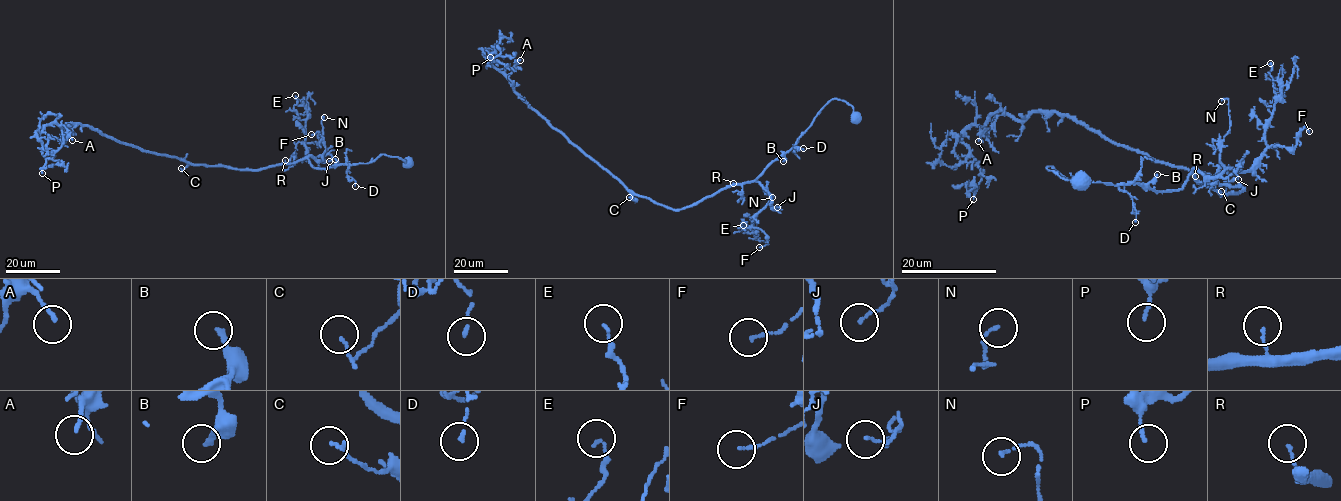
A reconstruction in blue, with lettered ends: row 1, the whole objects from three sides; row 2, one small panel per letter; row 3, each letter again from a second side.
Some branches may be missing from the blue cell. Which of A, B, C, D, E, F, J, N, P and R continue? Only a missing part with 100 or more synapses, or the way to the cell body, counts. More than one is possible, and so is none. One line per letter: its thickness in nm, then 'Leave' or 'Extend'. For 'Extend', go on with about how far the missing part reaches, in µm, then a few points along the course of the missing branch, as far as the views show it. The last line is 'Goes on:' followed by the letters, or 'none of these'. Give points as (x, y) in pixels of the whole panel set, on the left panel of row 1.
A: Thickness 140 nm. Leave
B: Thickness 190 nm. Leave
C: Thickness 80 nm. Leave
D: Thickness 120 nm. Leave
E: Thickness 110 nm. Leave
F: Thickness 120 nm. Leave
J: Thickness 100 nm. Leave
N: Thickness 120 nm. Leave
P: Thickness 120 nm. Leave
R: Thickness 100 nm. Leave
Goes on: none of these

